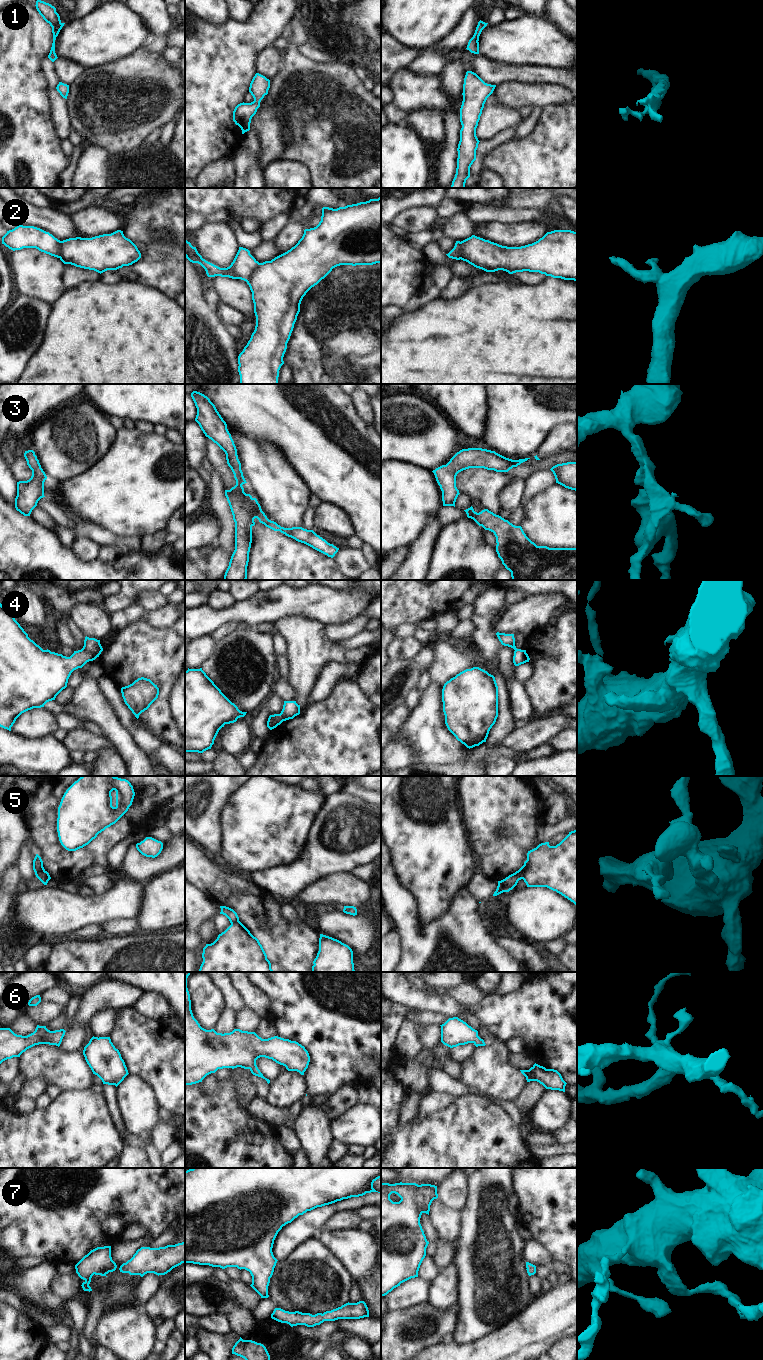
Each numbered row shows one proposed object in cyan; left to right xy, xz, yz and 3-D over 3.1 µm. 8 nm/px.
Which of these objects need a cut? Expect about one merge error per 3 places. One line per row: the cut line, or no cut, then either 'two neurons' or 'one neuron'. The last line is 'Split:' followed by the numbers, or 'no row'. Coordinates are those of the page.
1: no cut | one neuron
2: xz (259, 263), (245, 280) | two neurons
3: no cut | one neuron
4: xy (82, 648), (95, 658) | two neurons
5: yz (526, 860), (522, 878) | two neurons
6: no cut | one neuron
7: no cut | one neuron
Split: 2, 4, 5

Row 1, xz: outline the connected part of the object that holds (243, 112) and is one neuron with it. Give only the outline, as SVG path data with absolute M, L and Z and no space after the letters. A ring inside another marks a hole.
M256 73L249 87L249 92L253 96L254 101L251 103L240 103L233 111L233 121L241 128L242 134L250 130L251 119L260 107L261 100L268 94L269 88L270 80Z

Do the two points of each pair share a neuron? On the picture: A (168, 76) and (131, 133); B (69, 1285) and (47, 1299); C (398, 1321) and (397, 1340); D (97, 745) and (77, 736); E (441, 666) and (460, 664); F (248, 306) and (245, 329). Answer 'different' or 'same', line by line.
A: same
B: different
C: same
D: same
E: same
F: different

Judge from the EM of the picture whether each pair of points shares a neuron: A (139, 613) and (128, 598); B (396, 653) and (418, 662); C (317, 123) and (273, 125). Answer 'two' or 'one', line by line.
A: two
B: two
C: one

